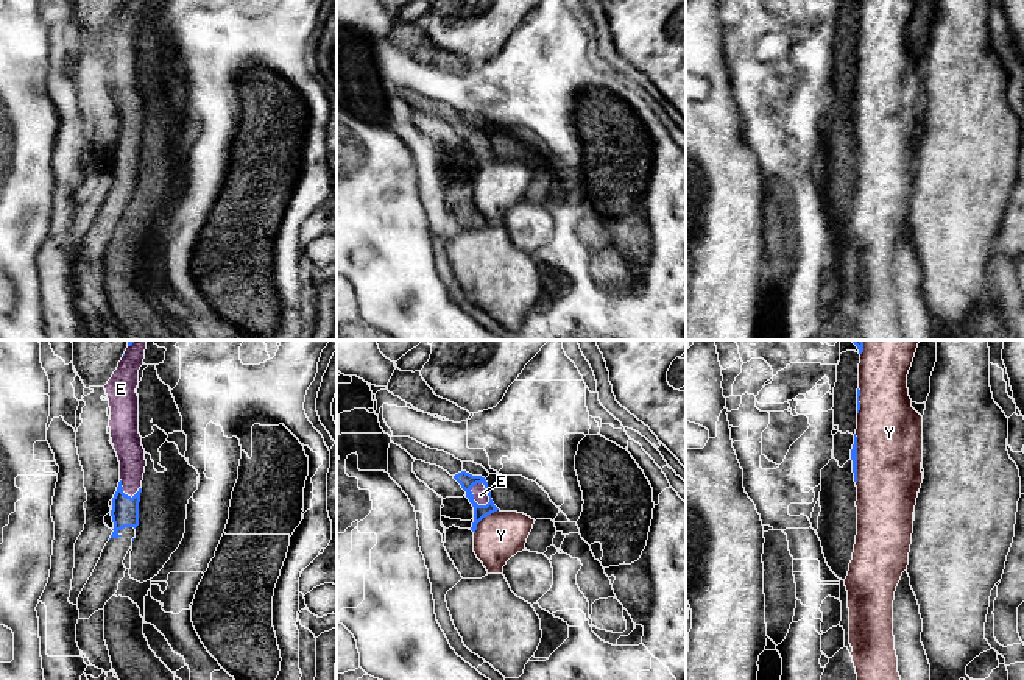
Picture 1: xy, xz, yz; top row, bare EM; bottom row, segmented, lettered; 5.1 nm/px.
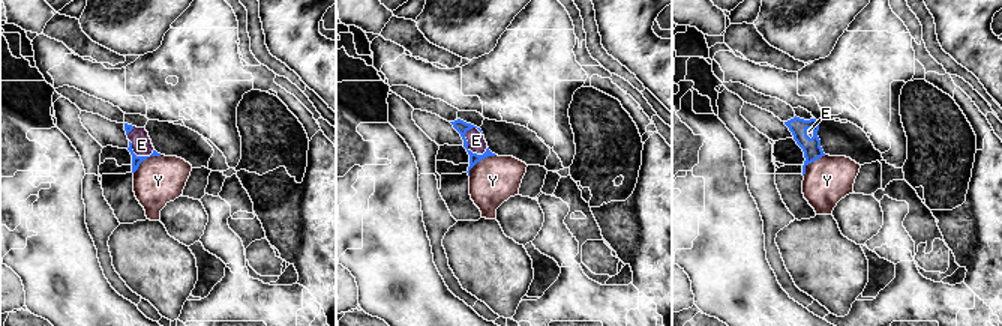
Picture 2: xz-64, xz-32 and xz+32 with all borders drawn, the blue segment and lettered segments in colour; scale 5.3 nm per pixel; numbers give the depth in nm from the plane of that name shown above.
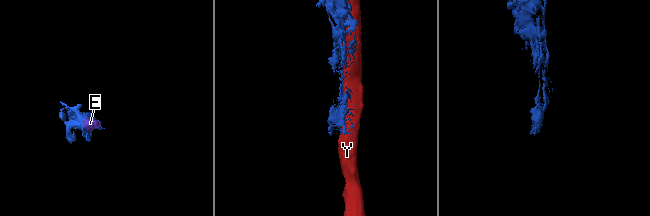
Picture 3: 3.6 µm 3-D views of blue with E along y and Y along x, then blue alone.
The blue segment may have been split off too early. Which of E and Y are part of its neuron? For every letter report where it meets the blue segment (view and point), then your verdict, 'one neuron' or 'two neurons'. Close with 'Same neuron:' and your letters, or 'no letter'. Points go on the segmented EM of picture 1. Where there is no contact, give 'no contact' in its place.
E: xz (488, 493) | one neuron
Y: yz (856, 459) | two neurons
Same neuron: E

